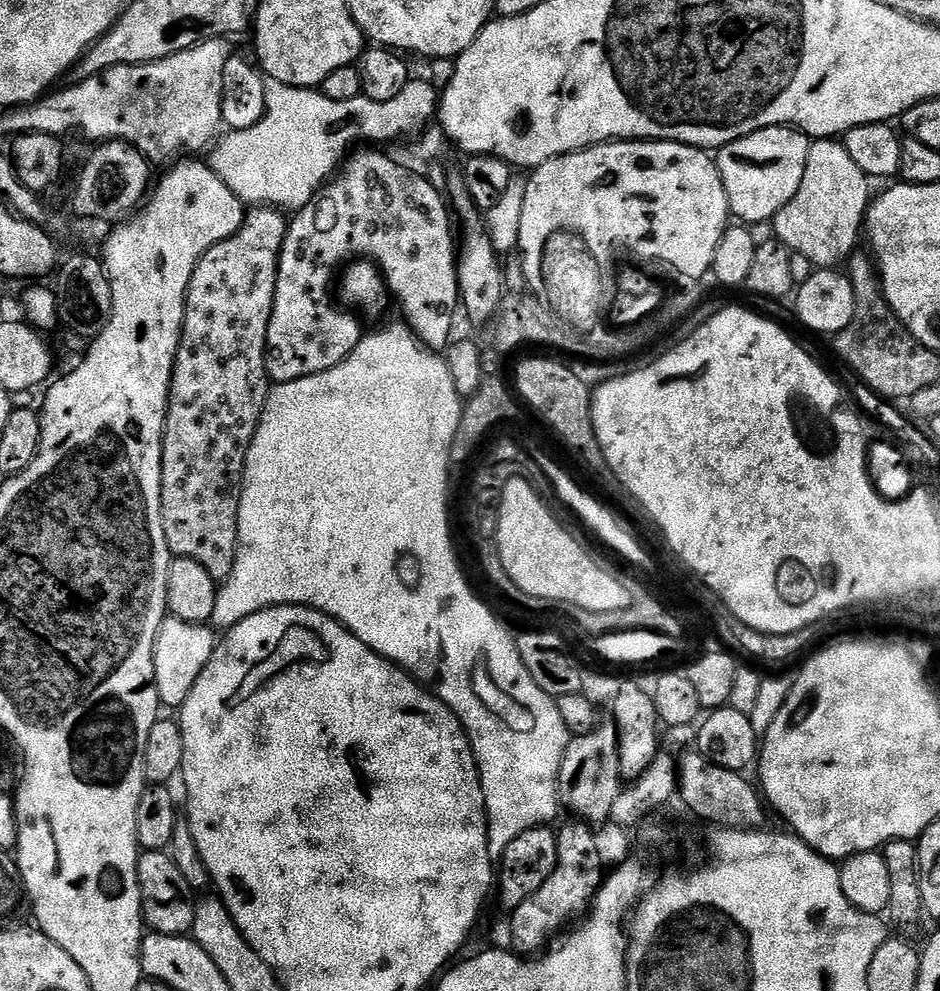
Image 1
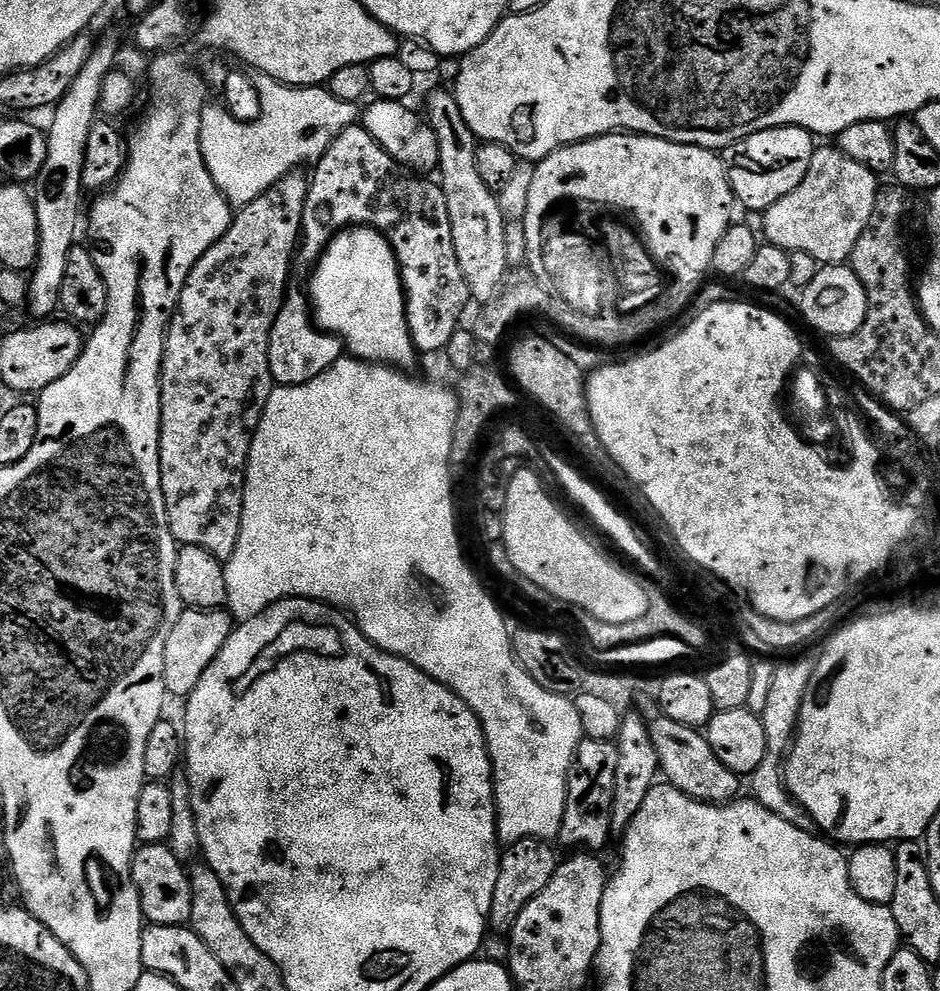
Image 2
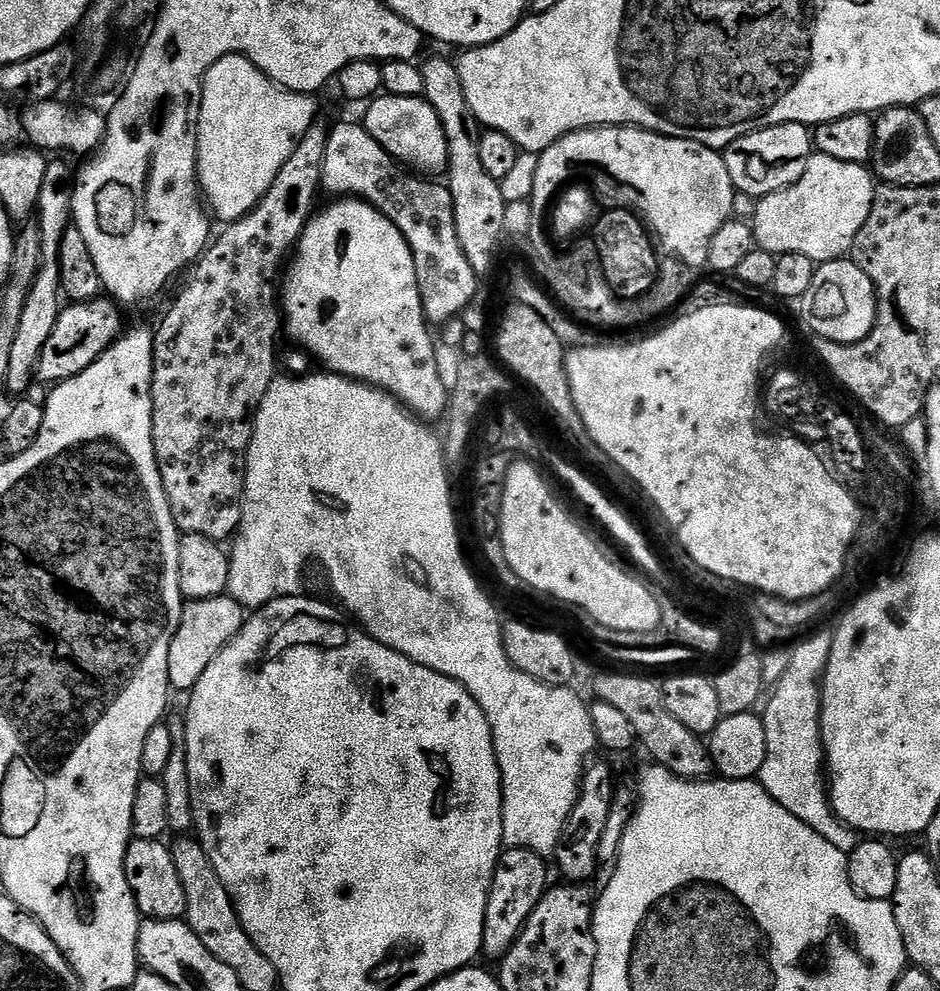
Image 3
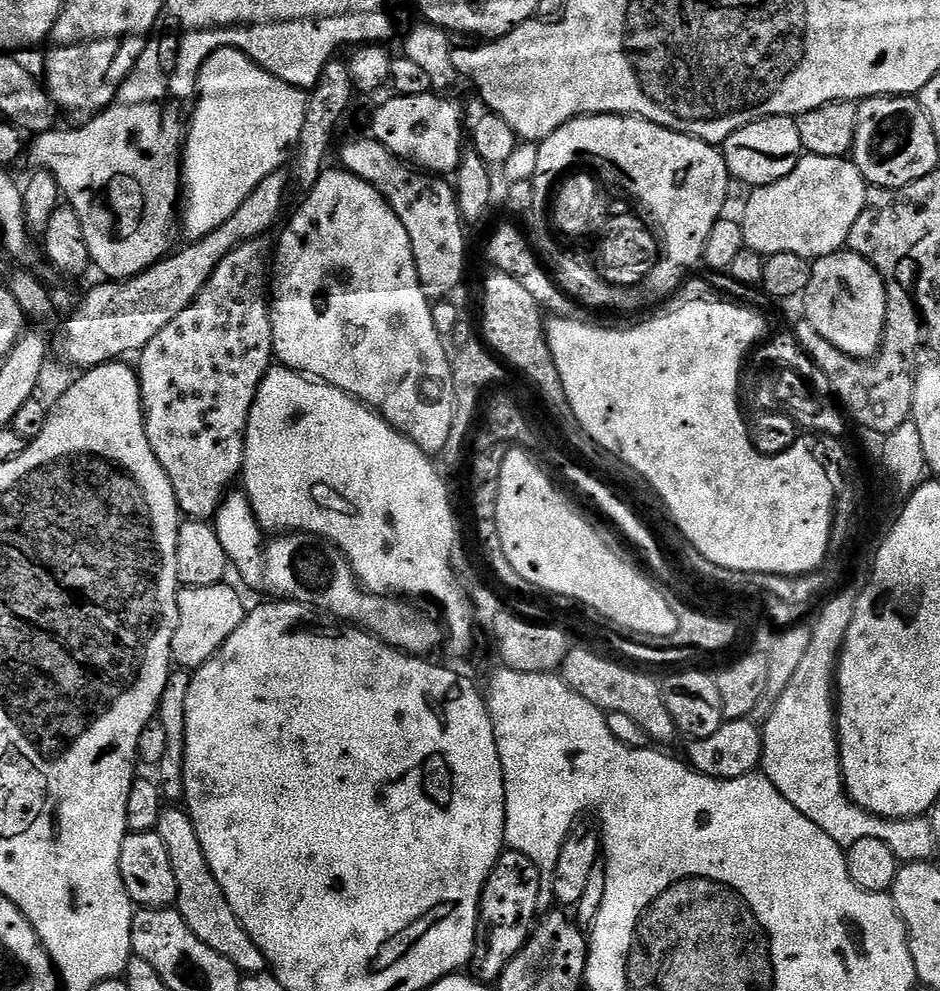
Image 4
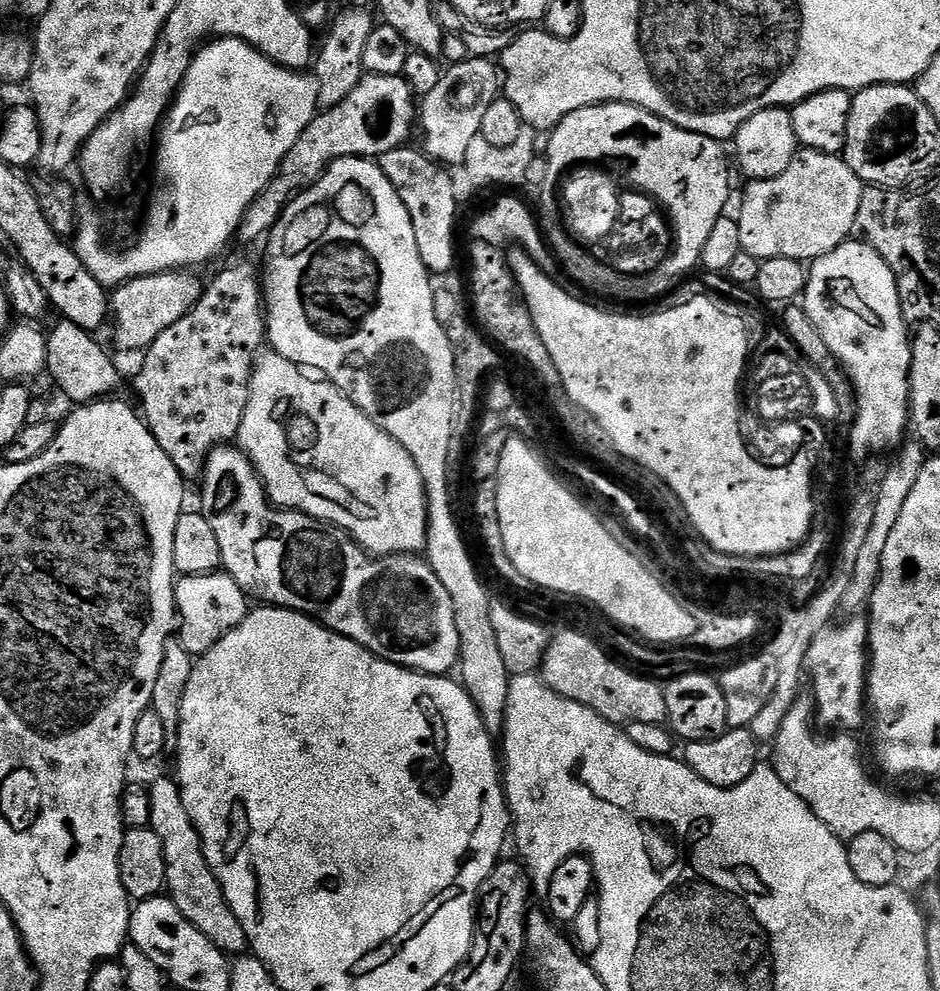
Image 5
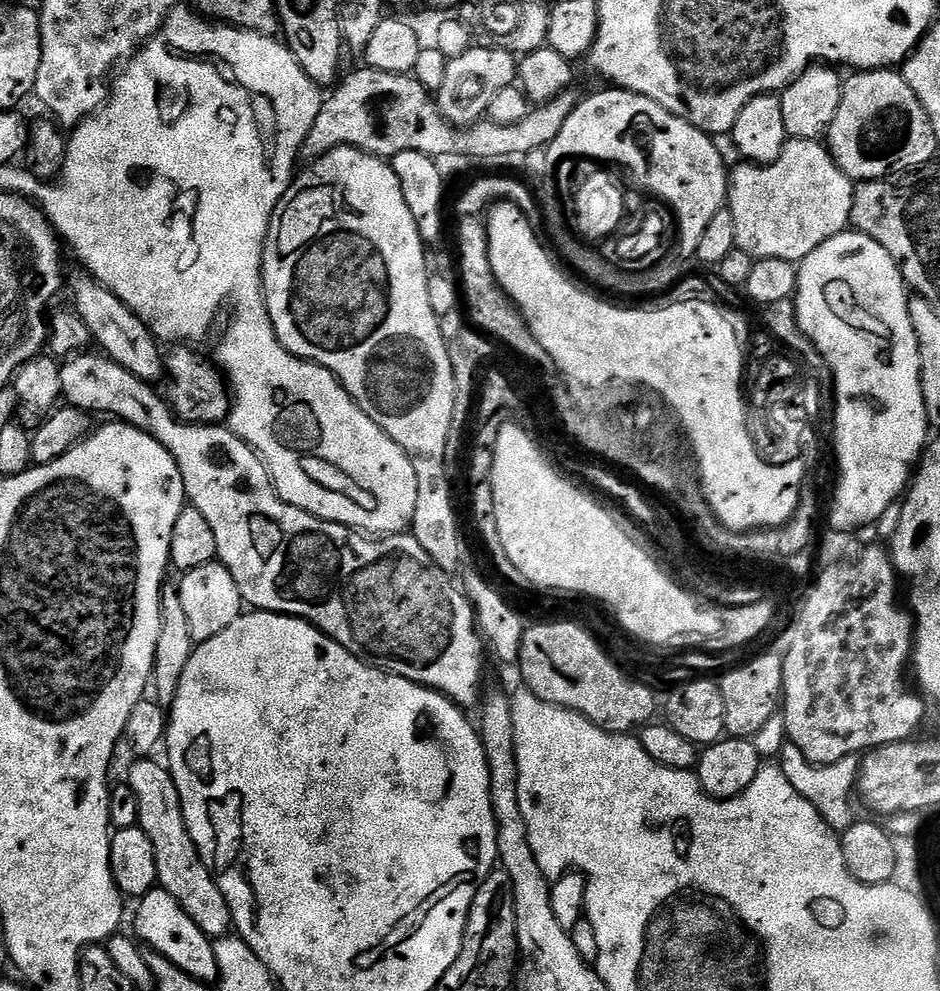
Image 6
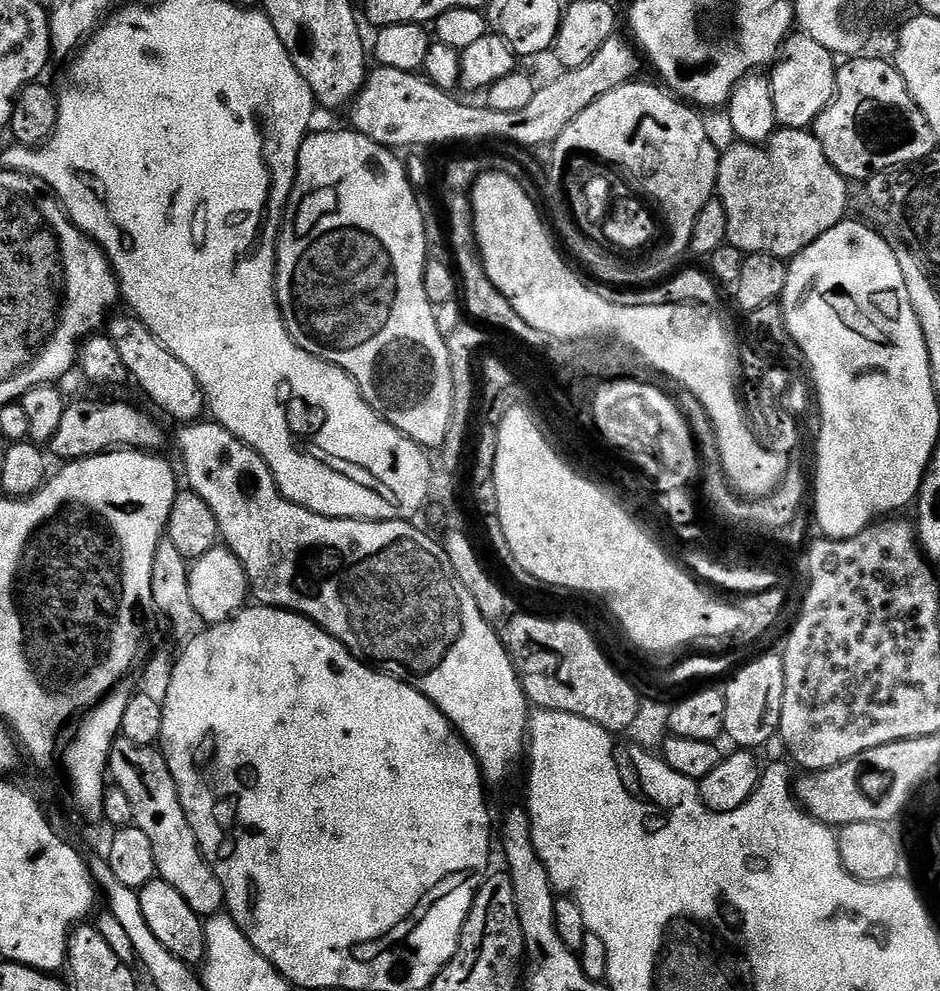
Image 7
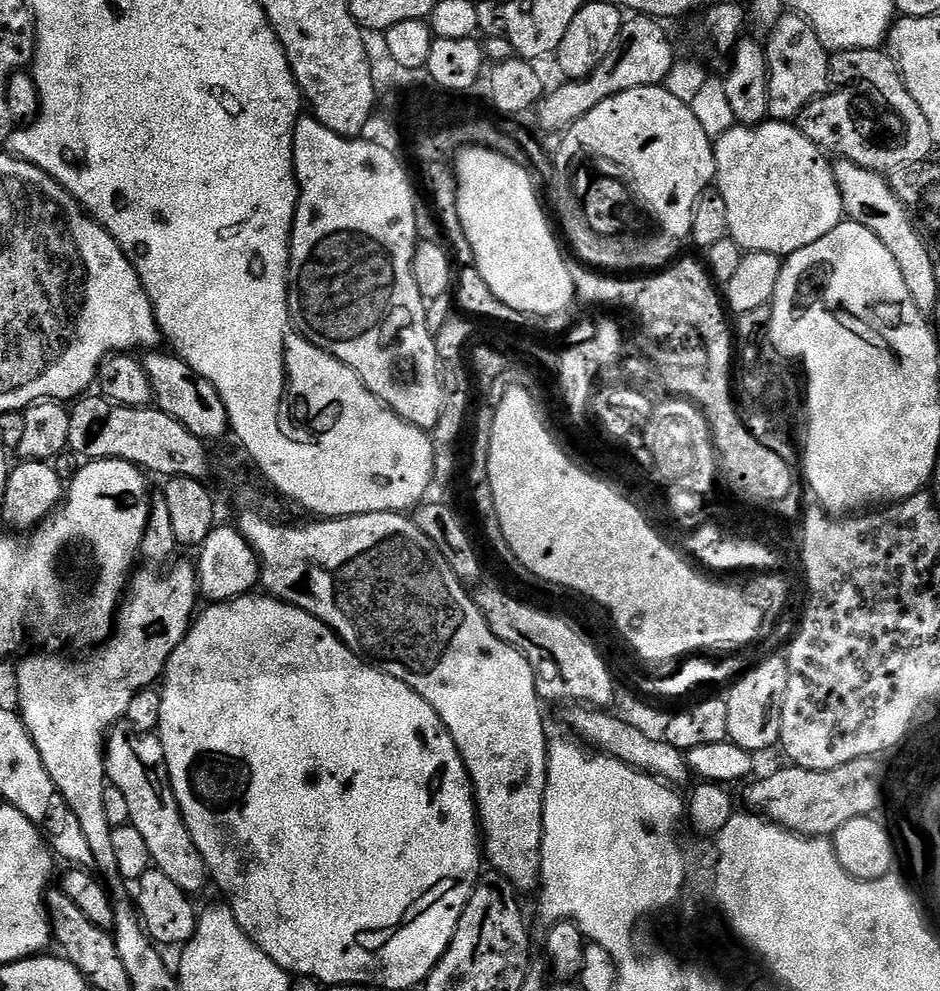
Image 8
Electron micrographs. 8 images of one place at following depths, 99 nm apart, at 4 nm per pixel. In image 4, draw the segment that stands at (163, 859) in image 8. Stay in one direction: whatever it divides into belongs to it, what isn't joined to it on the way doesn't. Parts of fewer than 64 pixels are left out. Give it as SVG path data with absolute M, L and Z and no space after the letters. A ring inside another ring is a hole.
M180 806L165 807L162 818L158 818L157 834L166 842L166 854L170 854L170 866L174 866L174 882L178 882L178 894L174 905L180 917L222 958L234 962L241 974L255 974L265 971L264 955L258 946L246 934L242 922L238 922L238 914L230 910L230 902L226 902L226 894L222 894L222 886L218 886L218 878L210 870L210 862L206 862L206 854L202 854L202 842L198 842L198 830L194 830L194 822L187 811Z

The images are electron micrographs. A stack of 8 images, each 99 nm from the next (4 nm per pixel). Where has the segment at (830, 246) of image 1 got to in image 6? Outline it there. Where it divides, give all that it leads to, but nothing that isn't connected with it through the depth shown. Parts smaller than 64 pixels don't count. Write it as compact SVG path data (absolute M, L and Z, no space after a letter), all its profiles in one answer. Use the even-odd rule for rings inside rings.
M789 139L782 154L773 164L740 162L728 178L726 206L734 214L736 246L756 260L782 258L799 262L809 256L822 242L834 238L849 227L852 218L854 181L847 176L823 143L814 140Z

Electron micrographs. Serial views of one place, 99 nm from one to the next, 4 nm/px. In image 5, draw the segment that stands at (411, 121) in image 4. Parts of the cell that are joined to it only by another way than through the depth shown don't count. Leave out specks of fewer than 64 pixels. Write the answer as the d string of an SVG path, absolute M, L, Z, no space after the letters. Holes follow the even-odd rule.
M469 57L453 63L441 75L441 78L430 90L430 94L424 96L418 106L418 126L422 130L424 144L423 151L434 160L446 166L453 166L465 161L473 149L473 143L480 135L483 115L490 108L491 102L499 97L502 90L502 74L495 61L487 57Z

